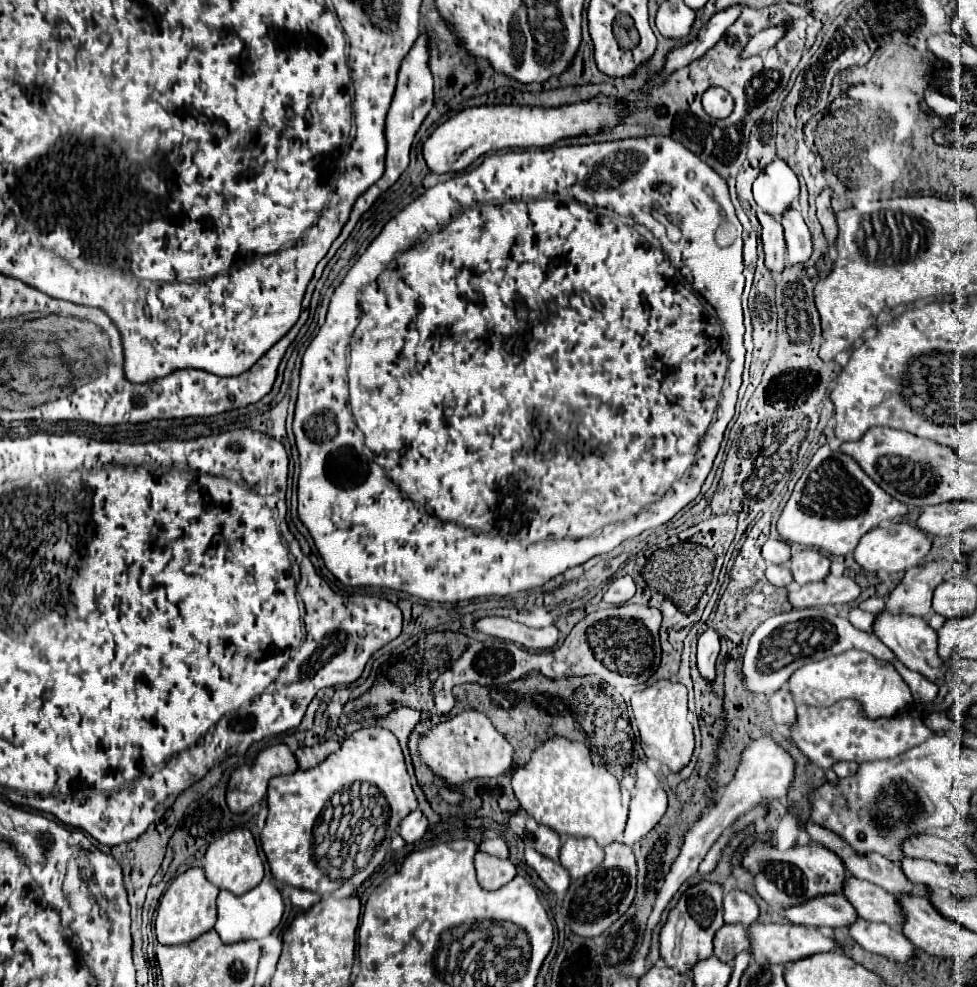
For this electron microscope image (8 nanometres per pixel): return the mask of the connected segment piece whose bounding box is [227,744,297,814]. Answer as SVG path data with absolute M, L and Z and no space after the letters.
M285 744L265 748L251 766L237 768L227 784L227 806L233 814L243 814L259 804L267 794L267 782L273 776L293 774L295 756Z

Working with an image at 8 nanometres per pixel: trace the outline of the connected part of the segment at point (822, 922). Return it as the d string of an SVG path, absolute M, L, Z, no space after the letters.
M841 892L809 898L801 904L785 908L783 914L793 924L827 926L827 928L849 926L857 918L855 908L849 904L849 900Z

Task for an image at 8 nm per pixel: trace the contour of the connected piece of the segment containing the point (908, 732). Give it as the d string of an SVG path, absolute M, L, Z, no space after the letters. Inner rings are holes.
M843 700L827 708L797 706L797 720L791 724L789 738L795 744L795 748L801 750L801 754L815 766L829 770L837 762L873 762L883 758L899 756L901 752L925 742L931 736L937 736L941 732L931 730L925 726L921 716L891 716L891 718L867 718L863 712L863 706L855 700Z

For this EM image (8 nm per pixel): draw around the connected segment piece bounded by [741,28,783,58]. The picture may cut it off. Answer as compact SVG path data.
M767 28L767 30L759 32L757 36L753 36L747 42L747 48L743 48L743 56L741 58L749 58L749 56L765 52L767 48L771 48L781 38L781 34L783 34L783 28Z

